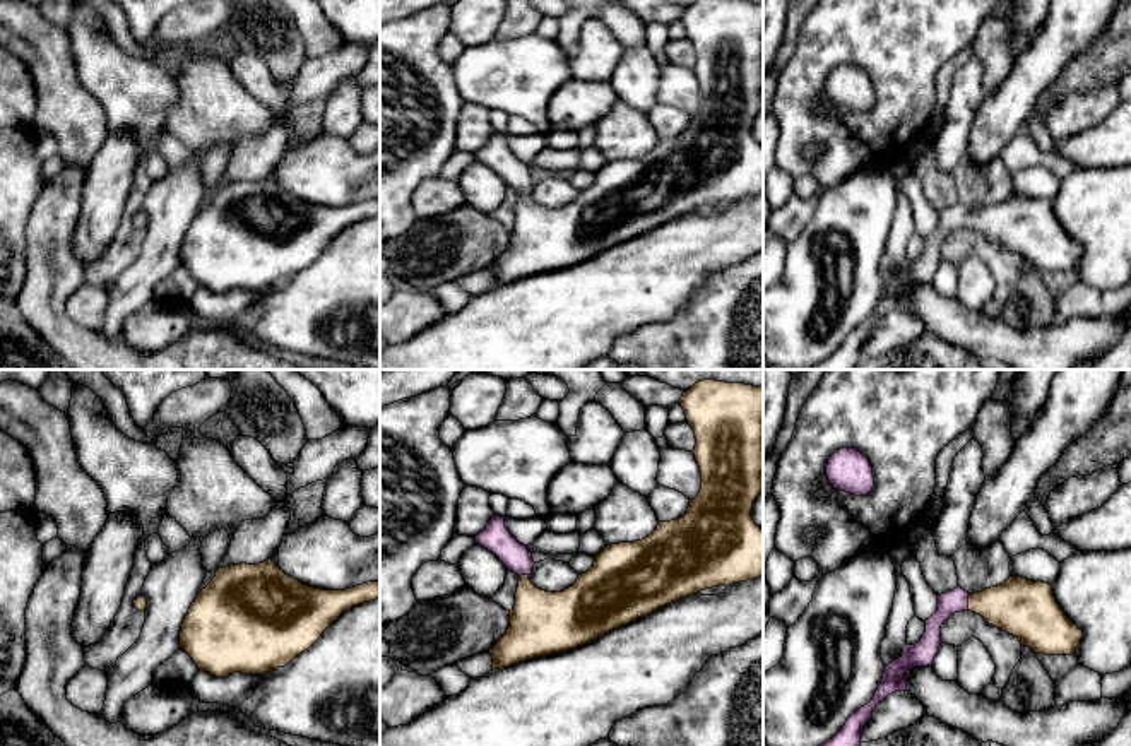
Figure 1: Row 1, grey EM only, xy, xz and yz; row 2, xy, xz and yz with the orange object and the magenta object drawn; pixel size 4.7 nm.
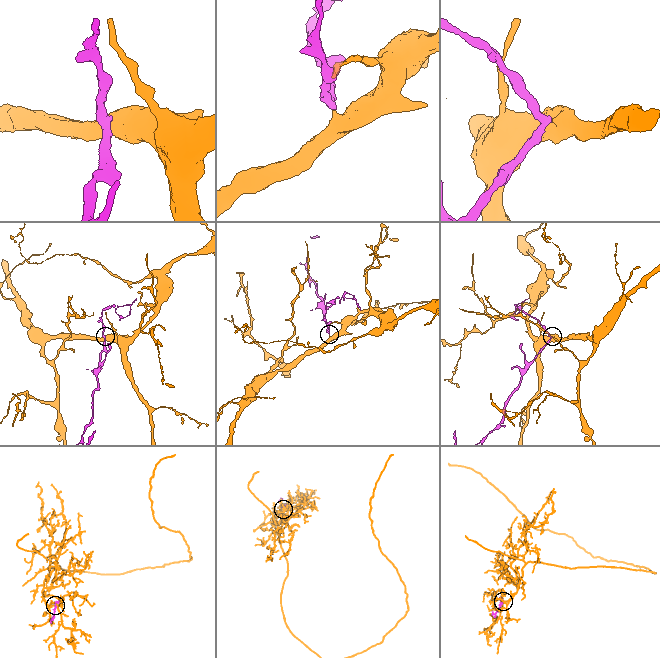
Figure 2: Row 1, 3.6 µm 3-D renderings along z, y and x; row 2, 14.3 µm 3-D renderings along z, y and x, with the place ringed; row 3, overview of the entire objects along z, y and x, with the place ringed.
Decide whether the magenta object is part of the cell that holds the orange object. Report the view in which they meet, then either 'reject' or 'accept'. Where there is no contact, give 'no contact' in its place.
contact in yz; accept

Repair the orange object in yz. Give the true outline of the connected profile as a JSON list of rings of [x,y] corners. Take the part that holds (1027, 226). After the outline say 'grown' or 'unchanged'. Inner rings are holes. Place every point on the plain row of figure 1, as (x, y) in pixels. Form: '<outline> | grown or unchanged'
[[[1010,193],[1003,202],[972,212],[956,204],[938,212],[938,228],[926,236],[921,258],[905,262],[902,272],[885,284],[873,317],[856,327],[832,356],[806,370],[852,370],[859,364],[876,322],[895,308],[907,308],[907,287],[933,282],[943,260],[941,241],[960,228],[980,231],[1035,270],[1071,272],[1083,255],[1083,248],[1064,231],[1049,200]]] | grown

